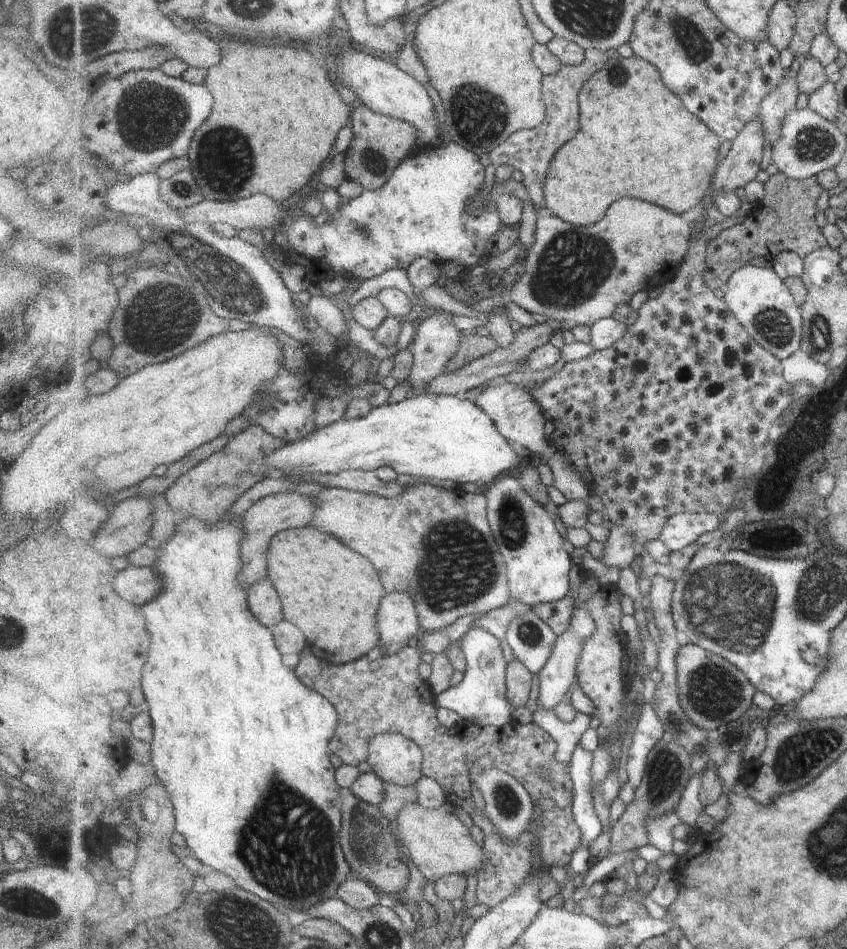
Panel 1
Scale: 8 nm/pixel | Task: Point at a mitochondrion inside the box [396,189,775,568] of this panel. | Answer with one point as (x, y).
(570, 269)

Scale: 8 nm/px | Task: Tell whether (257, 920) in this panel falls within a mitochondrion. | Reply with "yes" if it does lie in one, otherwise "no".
yes

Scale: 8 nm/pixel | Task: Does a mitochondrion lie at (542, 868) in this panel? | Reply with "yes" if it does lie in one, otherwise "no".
no

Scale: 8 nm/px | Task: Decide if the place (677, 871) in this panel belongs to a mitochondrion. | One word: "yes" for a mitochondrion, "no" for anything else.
no

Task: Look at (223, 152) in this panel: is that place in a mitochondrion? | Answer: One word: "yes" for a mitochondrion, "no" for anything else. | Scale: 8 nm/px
yes

